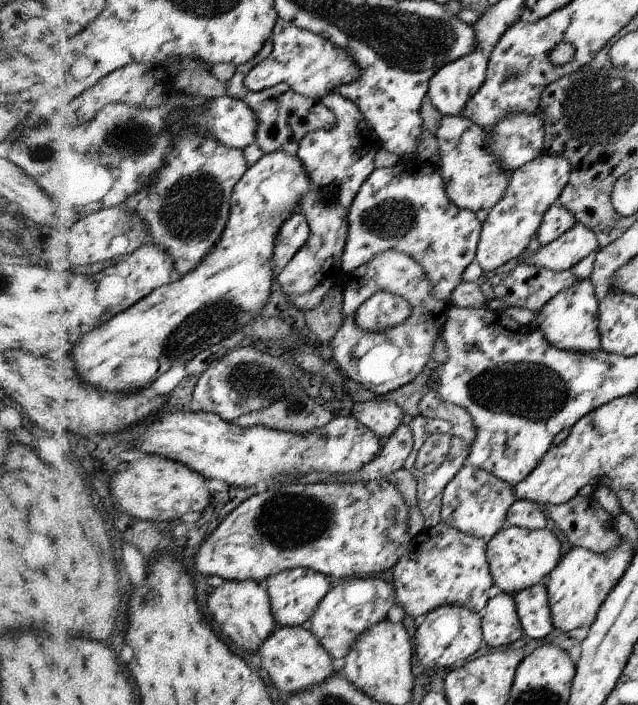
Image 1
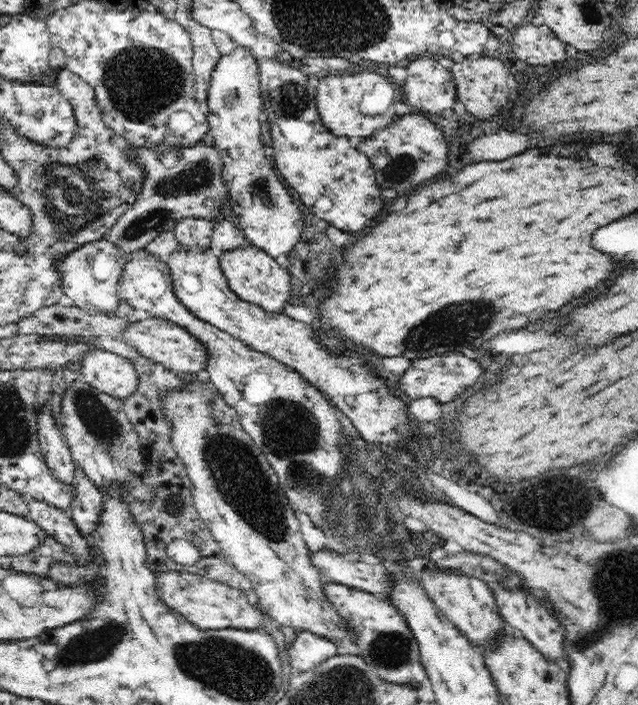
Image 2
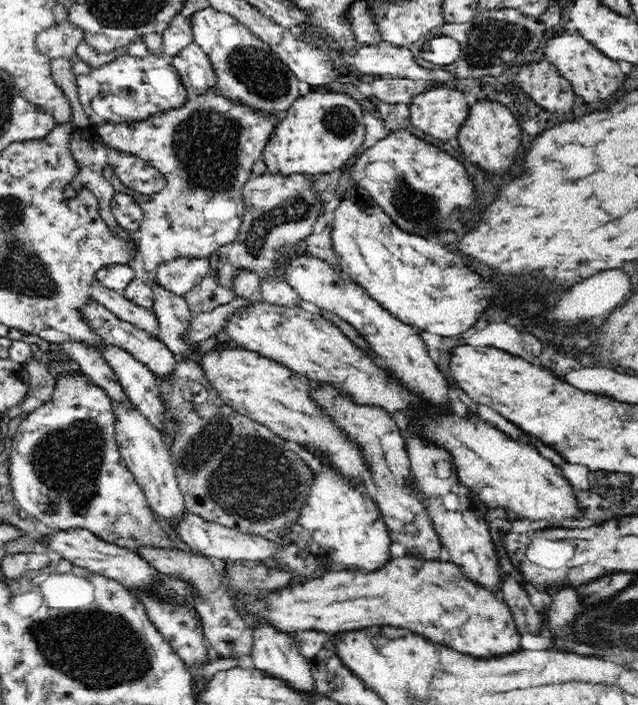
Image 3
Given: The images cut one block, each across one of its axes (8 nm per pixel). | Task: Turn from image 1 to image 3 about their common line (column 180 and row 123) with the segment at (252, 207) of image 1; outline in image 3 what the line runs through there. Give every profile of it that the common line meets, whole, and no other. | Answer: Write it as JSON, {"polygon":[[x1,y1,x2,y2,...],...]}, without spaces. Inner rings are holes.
{"polygon":[[319,86,305,96,298,97,289,108,286,118,283,118,272,132,272,138,266,145,262,158,267,164,267,171,282,175,303,173,305,176,330,173,336,169,345,169,344,163,363,148,367,131,365,125,365,106,352,95,344,92,334,92,327,86]]}

